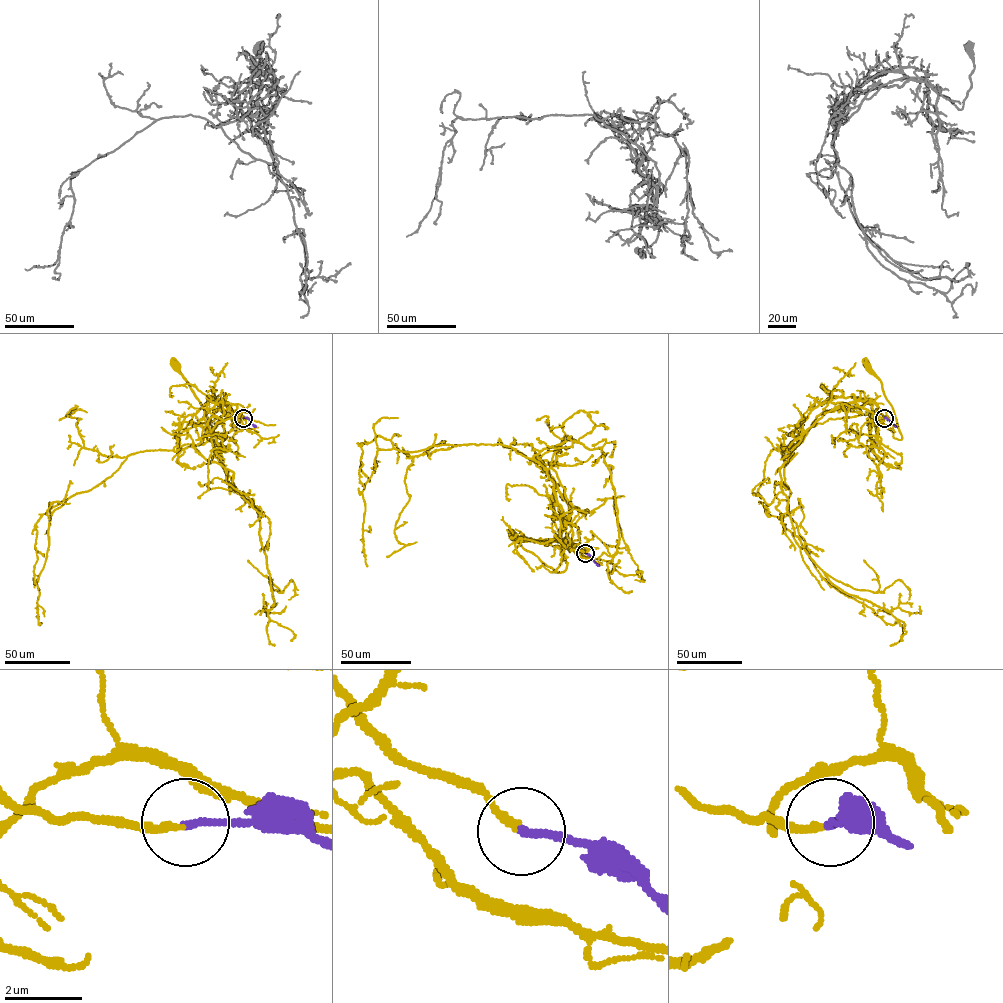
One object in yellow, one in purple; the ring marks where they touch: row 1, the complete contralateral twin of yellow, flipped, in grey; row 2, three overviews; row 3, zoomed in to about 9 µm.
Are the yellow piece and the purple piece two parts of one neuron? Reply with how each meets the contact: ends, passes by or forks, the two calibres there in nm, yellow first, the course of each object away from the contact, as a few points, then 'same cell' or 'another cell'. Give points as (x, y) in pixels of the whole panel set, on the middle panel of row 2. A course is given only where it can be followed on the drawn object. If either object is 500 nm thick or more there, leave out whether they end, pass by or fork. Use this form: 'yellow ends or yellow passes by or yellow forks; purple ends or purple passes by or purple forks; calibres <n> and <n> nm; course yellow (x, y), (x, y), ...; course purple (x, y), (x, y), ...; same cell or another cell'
yellow ends; purple ends; calibres 170 and 200 nm; course yellow (585, 553), (571, 542), (571, 530), (559, 537), (567, 540), (567, 563), (556, 572), (513, 535); course purple (585, 553), (599, 565); same cell

